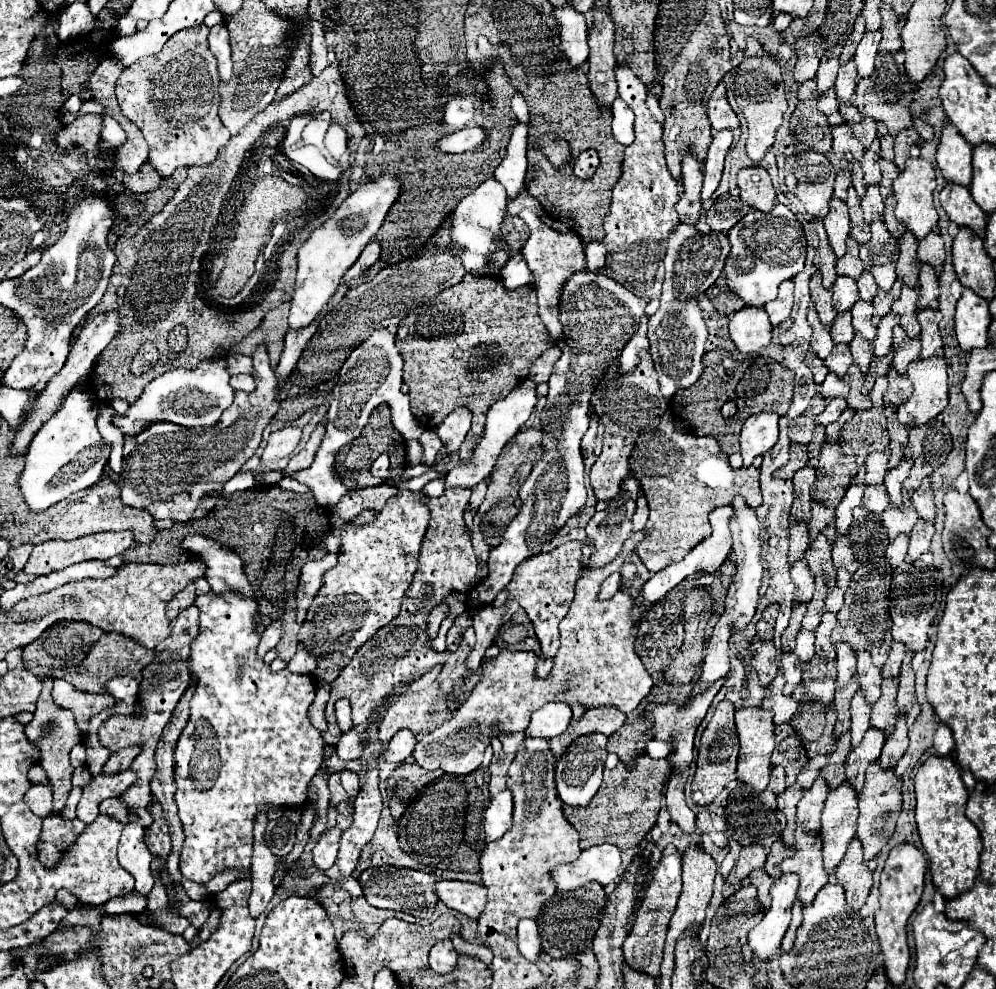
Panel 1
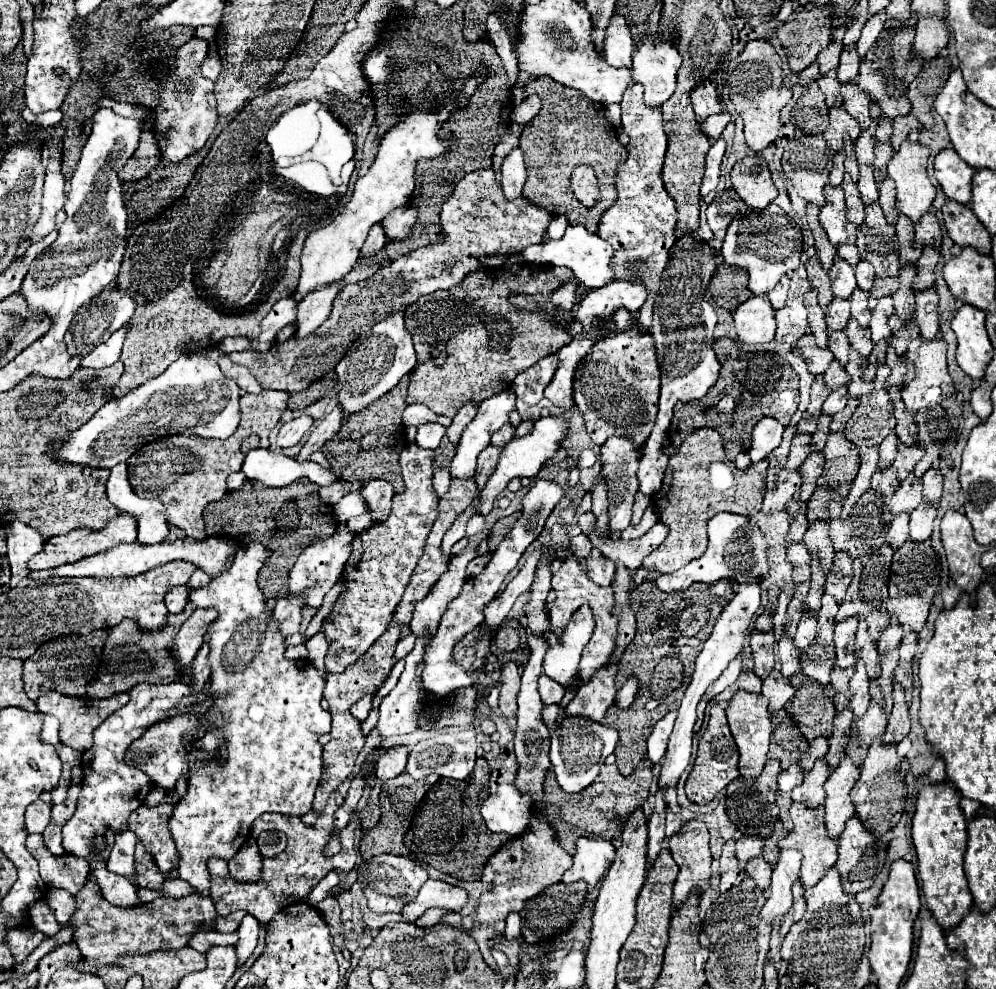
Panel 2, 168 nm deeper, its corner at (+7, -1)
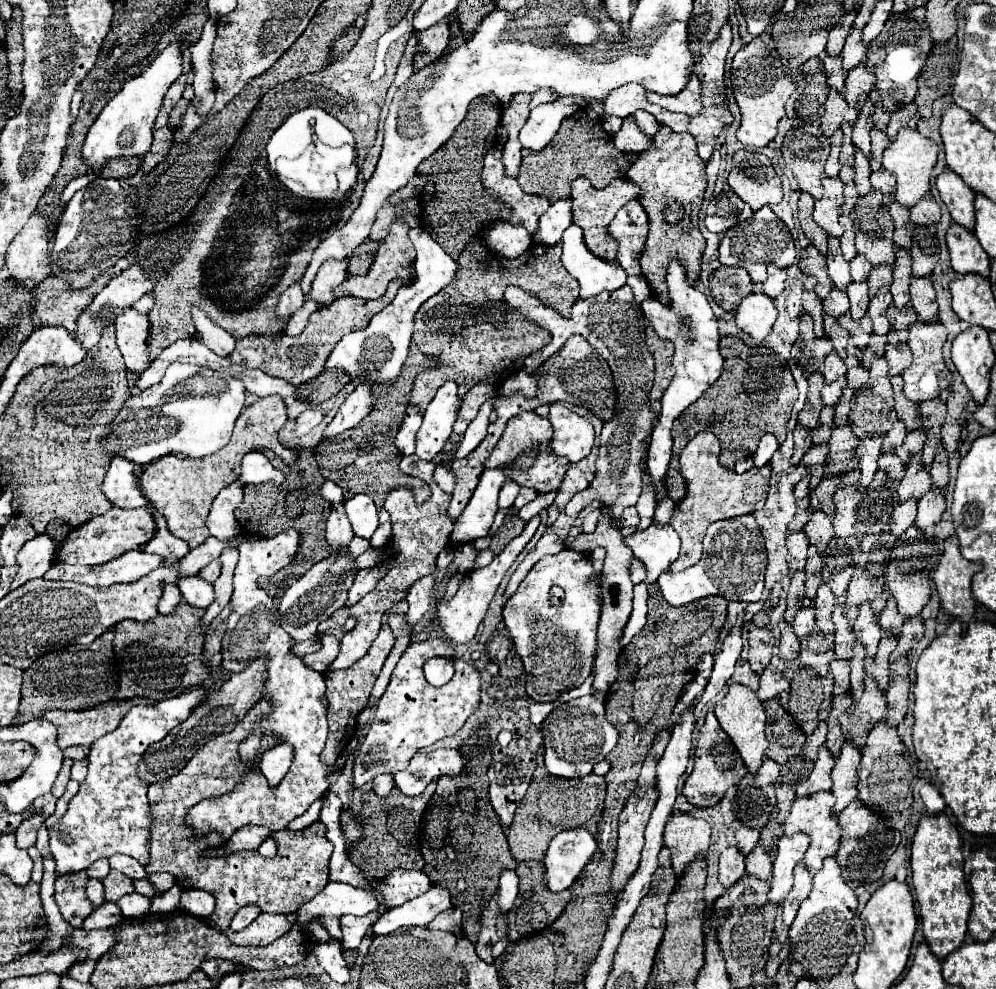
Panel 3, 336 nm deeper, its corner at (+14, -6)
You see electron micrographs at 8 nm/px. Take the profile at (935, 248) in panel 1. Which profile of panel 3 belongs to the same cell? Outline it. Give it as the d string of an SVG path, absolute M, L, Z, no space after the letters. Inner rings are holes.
M929 192L921 200L921 204L913 206L909 212L911 212L911 222L919 226L935 226L937 220L941 218L941 210Z

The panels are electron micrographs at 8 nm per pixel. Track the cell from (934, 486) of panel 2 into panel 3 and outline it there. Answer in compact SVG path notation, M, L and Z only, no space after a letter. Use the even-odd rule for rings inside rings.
M939 448L931 468L929 468L929 474L931 474L931 486L933 488L945 488L949 484L949 472L947 472L947 454L943 452L943 448Z

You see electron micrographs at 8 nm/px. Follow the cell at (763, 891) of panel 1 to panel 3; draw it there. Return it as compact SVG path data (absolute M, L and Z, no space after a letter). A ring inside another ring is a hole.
M755 846L755 848L747 854L745 864L747 864L747 874L757 876L757 880L767 882L767 880L771 878L773 860L771 860L771 856L769 856L761 846Z

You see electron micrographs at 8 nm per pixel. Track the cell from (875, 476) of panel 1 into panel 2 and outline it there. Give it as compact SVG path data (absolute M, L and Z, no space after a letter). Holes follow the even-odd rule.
M890 431L890 435L888 435L888 437L882 441L882 445L880 445L880 465L878 465L878 469L892 465L892 459L896 457L896 451L898 451L896 447L898 447L896 433Z

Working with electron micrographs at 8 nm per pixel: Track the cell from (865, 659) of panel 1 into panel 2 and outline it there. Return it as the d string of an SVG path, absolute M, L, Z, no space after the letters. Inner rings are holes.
M860 621L858 633L856 633L856 657L866 663L866 671L872 679L880 675L880 655L876 651L876 641L870 639L868 627L864 621Z

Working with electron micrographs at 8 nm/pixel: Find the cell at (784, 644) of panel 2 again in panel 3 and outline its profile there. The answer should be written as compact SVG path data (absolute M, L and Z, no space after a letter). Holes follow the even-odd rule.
M781 620L779 622L779 632L781 632L781 638L779 638L779 658L783 662L795 662L797 656L799 656L799 640L797 640L791 624Z

